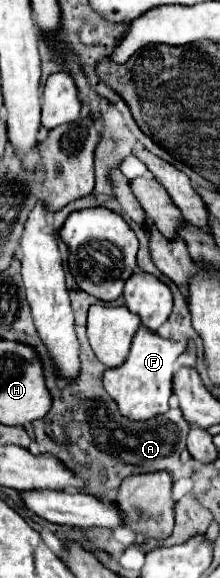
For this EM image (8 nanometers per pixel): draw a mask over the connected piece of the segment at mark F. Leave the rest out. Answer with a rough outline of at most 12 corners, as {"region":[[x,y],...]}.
{"region":[[143,325],[125,363],[107,369],[119,411],[145,421],[169,409],[187,341]]}

